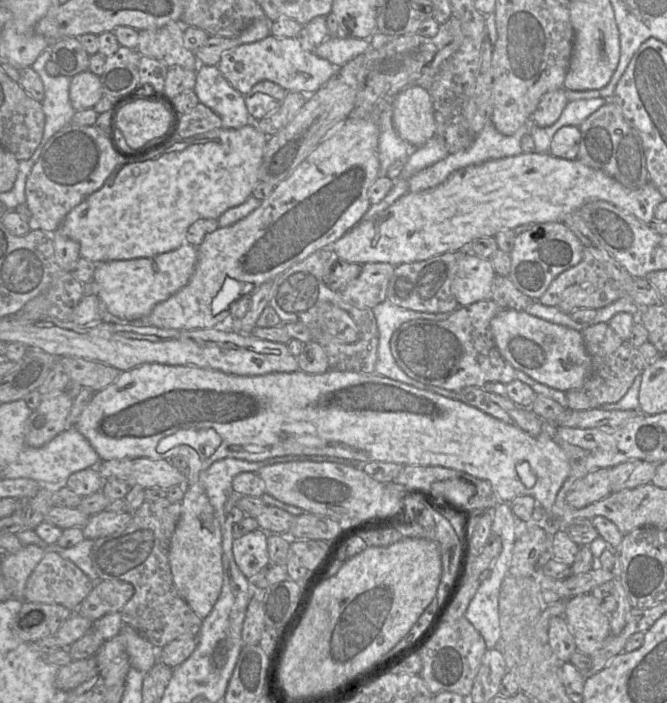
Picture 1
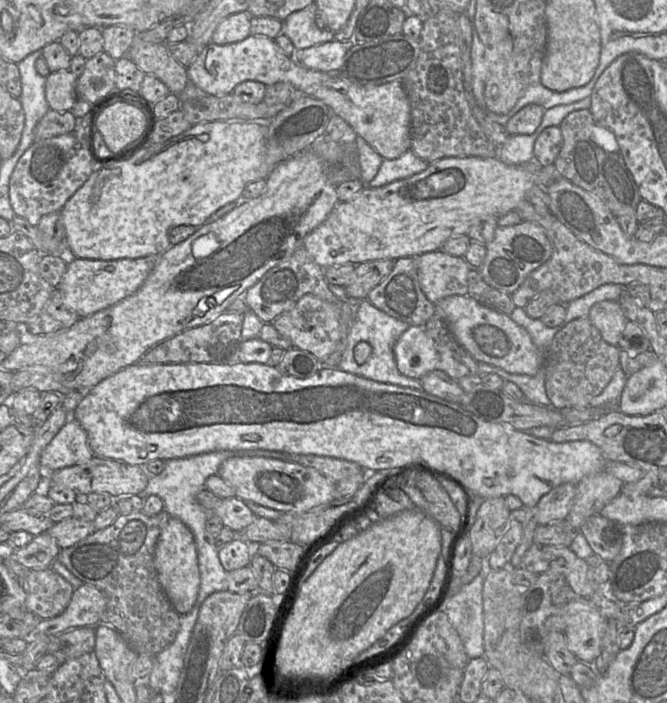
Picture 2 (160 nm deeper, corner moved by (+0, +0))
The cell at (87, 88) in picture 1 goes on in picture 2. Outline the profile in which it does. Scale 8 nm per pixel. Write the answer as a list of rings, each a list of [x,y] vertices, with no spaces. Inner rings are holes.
[[[69,69],[51,72],[46,77],[45,96],[51,110],[70,111],[78,99],[77,79]]]

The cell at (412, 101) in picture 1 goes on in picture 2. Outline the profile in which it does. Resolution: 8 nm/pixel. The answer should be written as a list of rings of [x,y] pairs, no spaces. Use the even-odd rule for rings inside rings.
[[[253,35],[225,45],[207,44],[187,67],[187,74],[190,82],[215,96],[232,93],[238,84],[247,80],[259,81],[266,86],[277,82],[289,83],[304,95],[328,105],[383,159],[397,159],[411,151],[411,106],[402,81],[378,86],[356,85],[334,73],[305,68],[285,55],[274,39]]]

